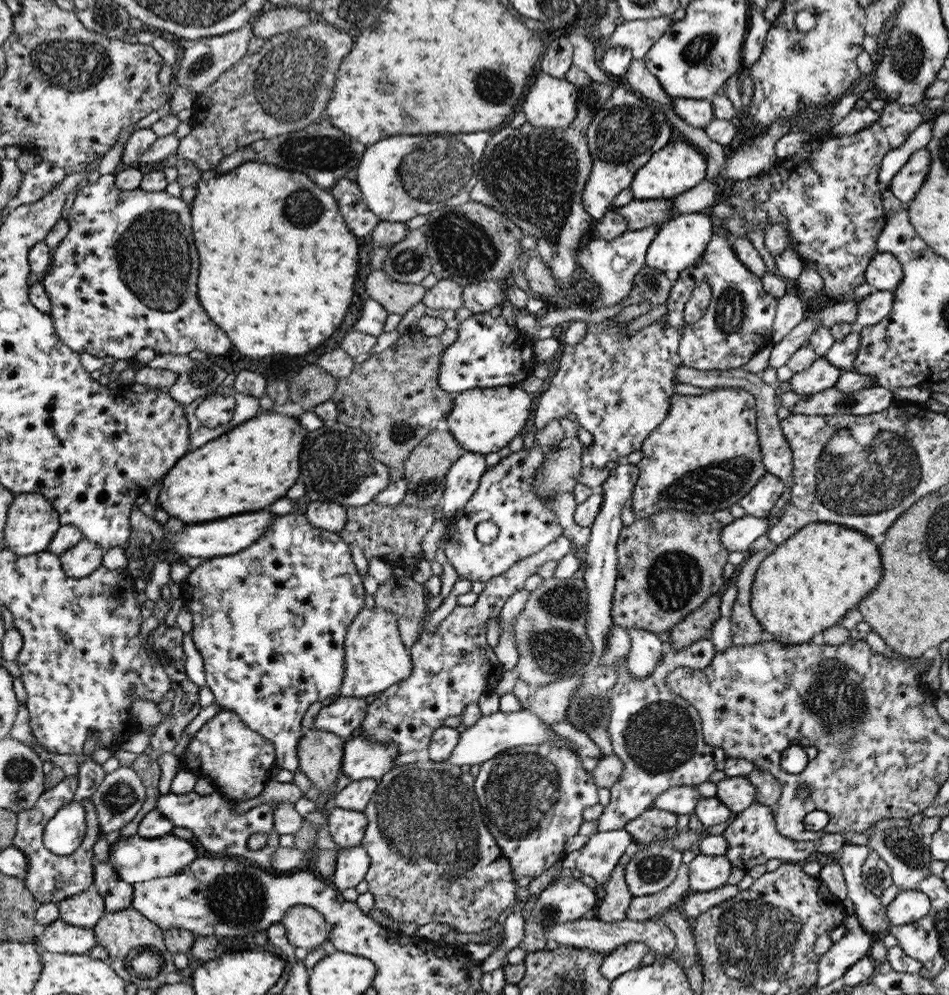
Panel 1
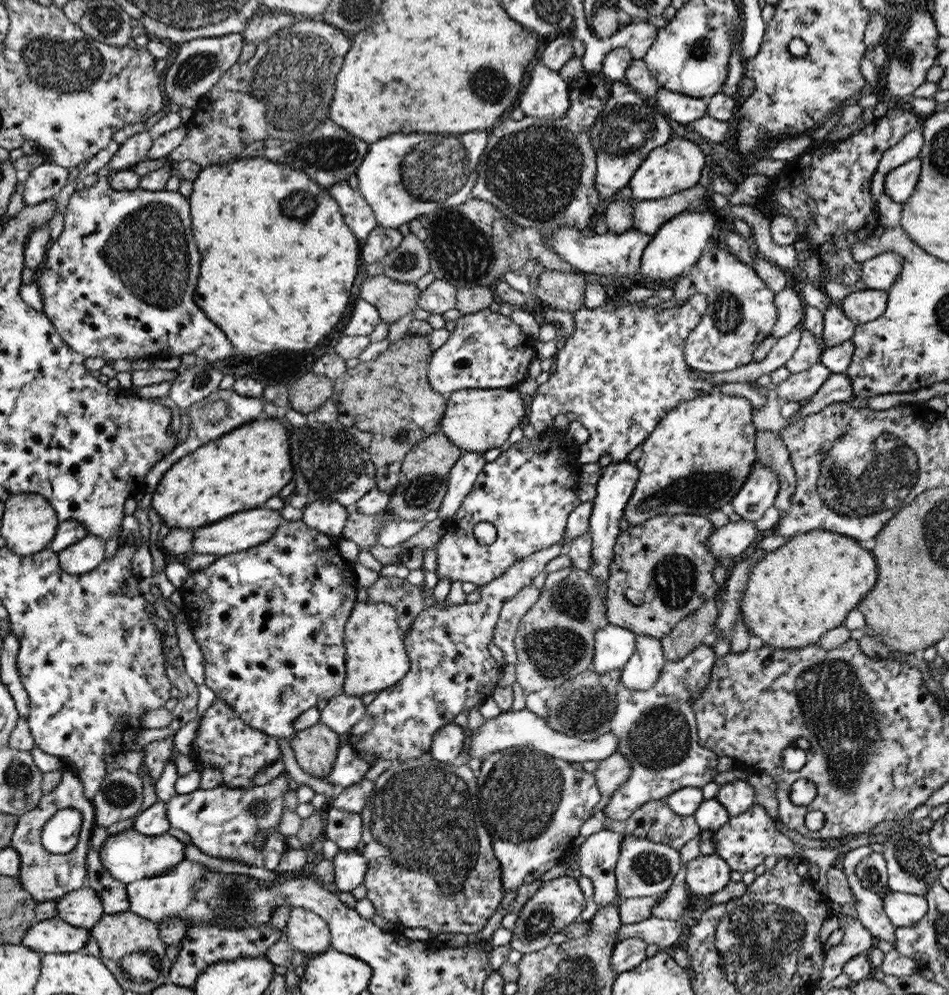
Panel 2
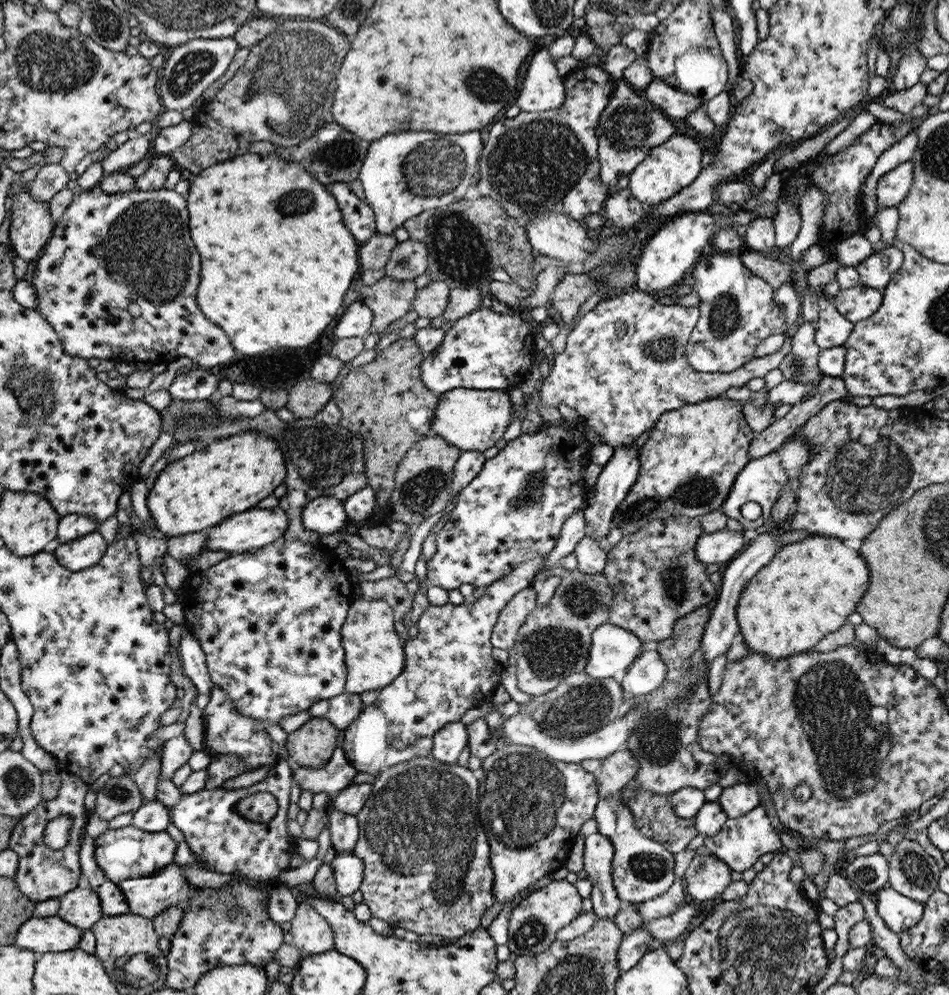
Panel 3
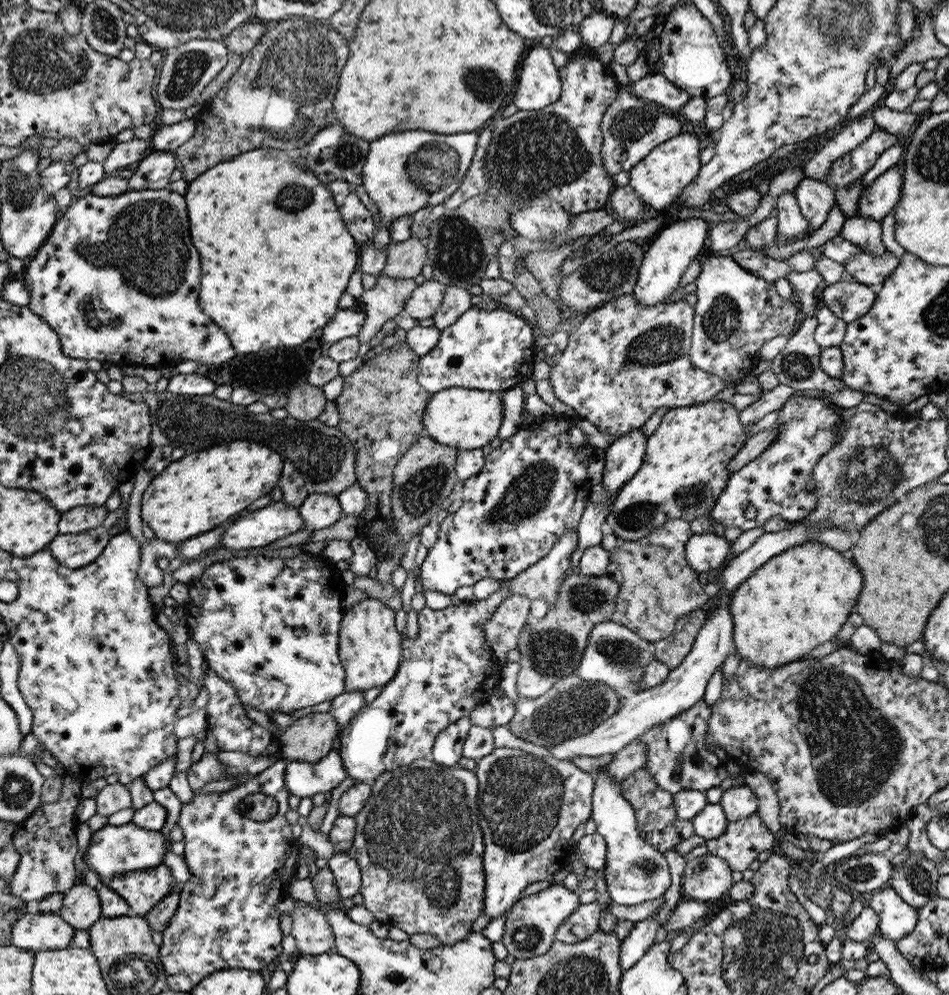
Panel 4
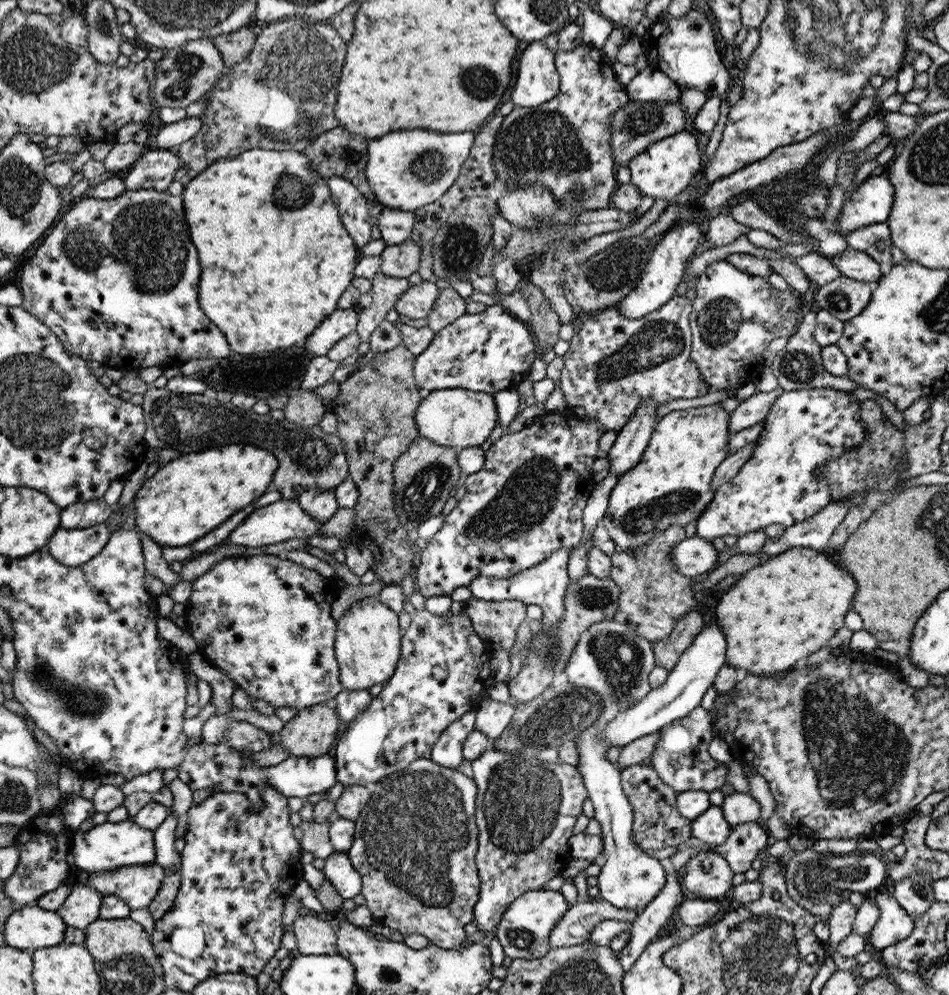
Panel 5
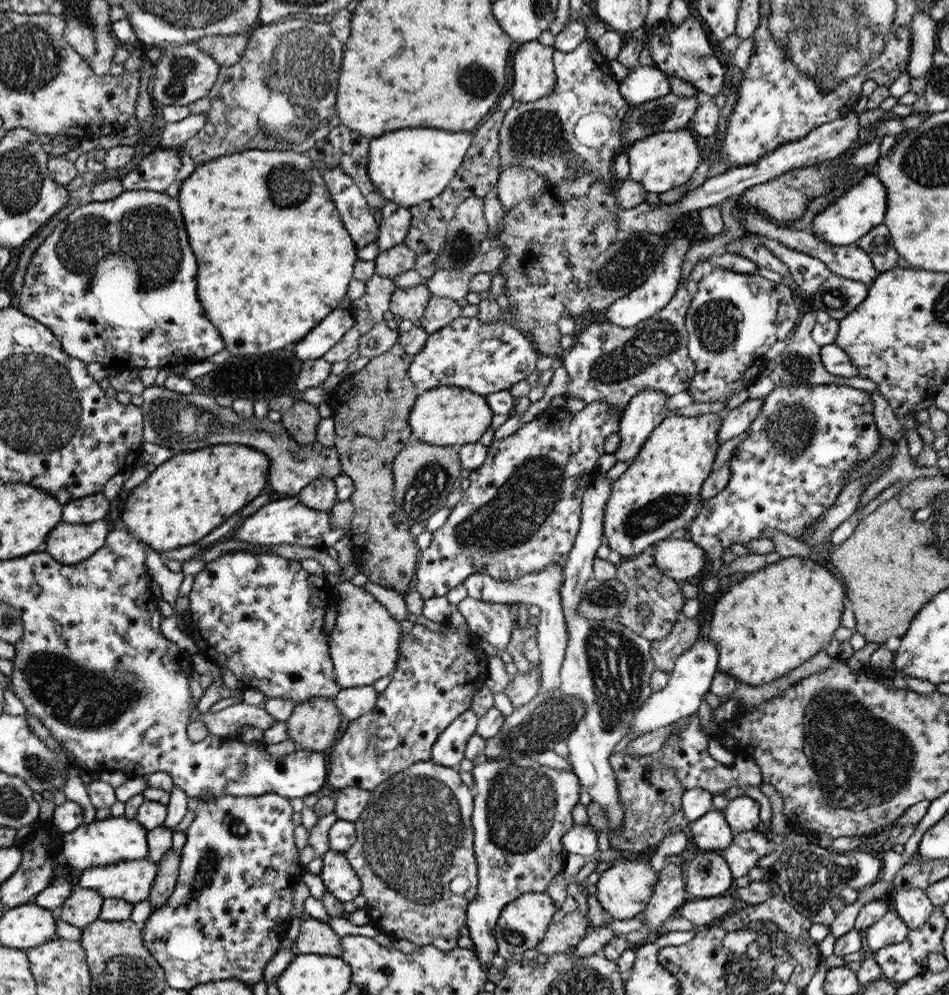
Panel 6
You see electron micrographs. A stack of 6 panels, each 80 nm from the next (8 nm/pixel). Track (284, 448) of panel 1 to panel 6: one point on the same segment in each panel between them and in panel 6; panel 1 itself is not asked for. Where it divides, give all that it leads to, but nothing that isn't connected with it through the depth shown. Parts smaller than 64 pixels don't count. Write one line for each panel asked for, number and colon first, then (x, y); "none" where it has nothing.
2: (241, 469)
3: (228, 476)
4: (193, 494)
5: (186, 498)
6: (190, 494)

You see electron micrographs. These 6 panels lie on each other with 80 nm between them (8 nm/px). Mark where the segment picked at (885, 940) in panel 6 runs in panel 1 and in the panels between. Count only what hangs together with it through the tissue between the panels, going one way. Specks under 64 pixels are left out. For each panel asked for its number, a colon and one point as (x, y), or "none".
1: (908, 906)
2: (903, 909)
3: (899, 912)
4: (897, 918)
5: (894, 924)

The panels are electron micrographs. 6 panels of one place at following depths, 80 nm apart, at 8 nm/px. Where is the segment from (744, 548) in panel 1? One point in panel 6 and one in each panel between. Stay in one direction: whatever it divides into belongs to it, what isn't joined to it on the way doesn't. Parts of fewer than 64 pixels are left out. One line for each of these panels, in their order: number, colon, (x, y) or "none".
2: (735, 539)
3: (716, 549)
4: (705, 553)
5: (694, 556)
6: (680, 559)

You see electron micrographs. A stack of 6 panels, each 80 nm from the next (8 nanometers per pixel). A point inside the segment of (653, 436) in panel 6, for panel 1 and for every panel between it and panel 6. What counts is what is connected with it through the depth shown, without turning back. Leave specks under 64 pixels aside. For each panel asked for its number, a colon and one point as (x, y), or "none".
1: (705, 456)
2: (697, 458)
3: (688, 465)
4: (685, 467)
5: (671, 485)

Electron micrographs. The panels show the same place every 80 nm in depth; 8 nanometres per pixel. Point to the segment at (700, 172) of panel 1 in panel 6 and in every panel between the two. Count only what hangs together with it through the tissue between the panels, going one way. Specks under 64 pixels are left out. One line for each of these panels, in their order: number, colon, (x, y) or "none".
2: (675, 166)
3: (668, 168)
4: (659, 178)
5: (663, 170)
6: (659, 162)

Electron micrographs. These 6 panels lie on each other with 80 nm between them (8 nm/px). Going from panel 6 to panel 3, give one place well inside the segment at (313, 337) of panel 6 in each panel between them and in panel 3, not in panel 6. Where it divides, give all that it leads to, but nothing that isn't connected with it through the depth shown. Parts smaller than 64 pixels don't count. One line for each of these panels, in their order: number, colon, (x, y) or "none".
3: (356, 322)
4: (348, 322)
5: (341, 323)

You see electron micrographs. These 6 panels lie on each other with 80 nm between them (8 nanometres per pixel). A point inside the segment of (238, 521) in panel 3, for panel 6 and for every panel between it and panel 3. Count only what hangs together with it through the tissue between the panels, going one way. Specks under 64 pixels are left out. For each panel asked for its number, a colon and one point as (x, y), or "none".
4: (277, 520)
5: (282, 520)
6: (287, 520)

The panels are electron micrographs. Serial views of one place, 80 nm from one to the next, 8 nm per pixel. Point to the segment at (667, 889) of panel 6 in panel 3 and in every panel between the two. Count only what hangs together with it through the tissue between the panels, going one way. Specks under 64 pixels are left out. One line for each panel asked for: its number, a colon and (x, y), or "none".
3: (633, 946)
4: (641, 938)
5: (655, 914)

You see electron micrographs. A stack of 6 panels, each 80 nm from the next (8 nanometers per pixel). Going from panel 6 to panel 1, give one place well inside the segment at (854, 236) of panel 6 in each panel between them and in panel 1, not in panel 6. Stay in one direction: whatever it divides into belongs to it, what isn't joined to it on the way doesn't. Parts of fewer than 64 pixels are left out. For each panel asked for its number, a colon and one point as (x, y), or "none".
1: (907, 181)
2: (899, 184)
3: (893, 187)
4: (878, 199)
5: (871, 203)

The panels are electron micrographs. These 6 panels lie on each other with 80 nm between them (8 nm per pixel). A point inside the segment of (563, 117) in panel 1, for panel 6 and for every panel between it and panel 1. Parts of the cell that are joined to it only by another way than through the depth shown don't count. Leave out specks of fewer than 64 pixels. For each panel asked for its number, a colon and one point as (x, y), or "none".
2: (546, 95)
3: (543, 89)
4: (539, 84)
5: (538, 81)
6: (534, 74)

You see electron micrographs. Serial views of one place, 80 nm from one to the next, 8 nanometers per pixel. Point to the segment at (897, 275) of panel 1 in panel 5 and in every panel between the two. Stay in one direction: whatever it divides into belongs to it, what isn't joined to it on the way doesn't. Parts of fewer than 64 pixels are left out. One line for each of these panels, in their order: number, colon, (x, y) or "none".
2: (880, 272)
3: (876, 271)
4: (867, 269)
5: (853, 264)

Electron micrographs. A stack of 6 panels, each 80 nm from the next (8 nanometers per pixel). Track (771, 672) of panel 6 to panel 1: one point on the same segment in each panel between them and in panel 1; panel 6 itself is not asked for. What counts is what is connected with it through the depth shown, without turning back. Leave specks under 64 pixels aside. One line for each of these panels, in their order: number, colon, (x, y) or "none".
1: (810, 581)
2: (795, 594)
3: (810, 587)
4: (800, 599)
5: (774, 616)

